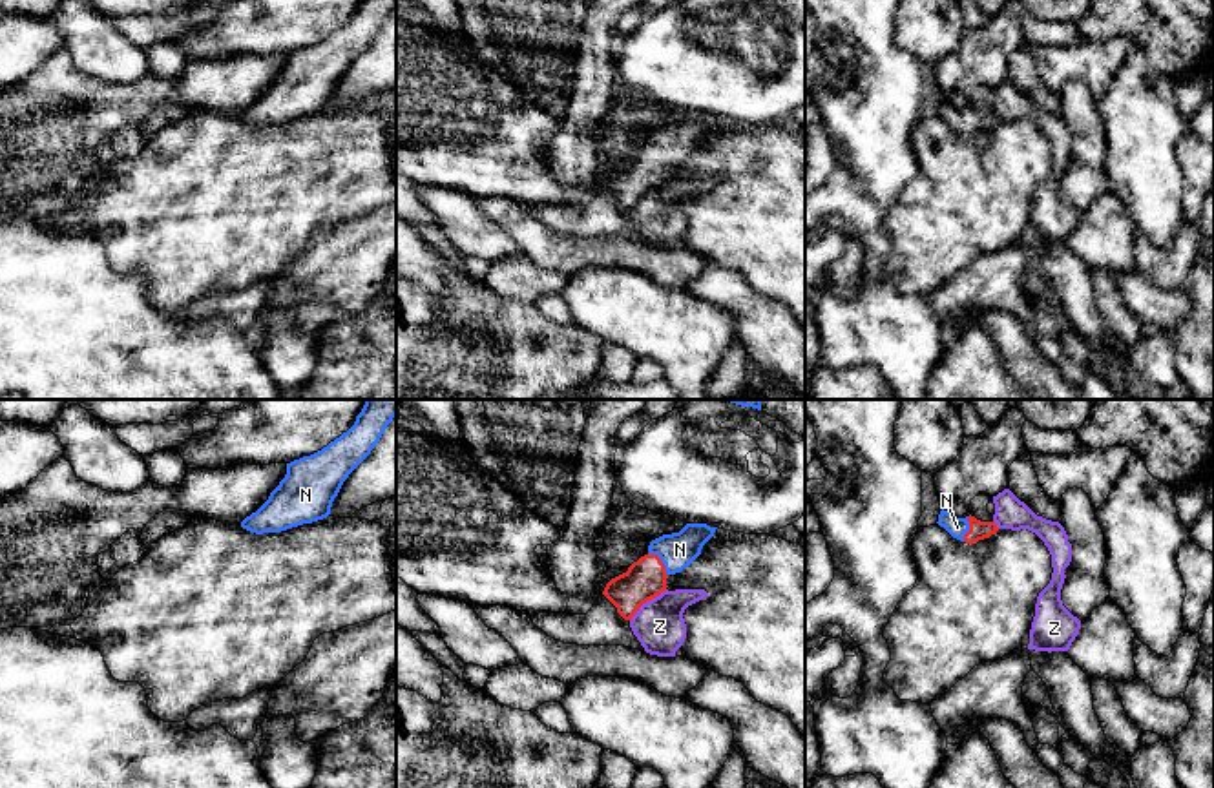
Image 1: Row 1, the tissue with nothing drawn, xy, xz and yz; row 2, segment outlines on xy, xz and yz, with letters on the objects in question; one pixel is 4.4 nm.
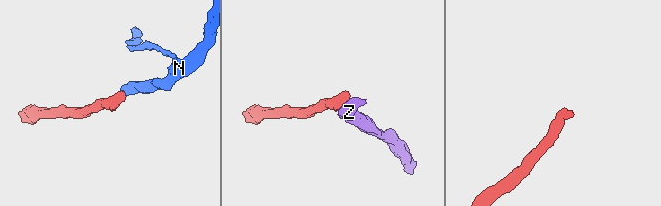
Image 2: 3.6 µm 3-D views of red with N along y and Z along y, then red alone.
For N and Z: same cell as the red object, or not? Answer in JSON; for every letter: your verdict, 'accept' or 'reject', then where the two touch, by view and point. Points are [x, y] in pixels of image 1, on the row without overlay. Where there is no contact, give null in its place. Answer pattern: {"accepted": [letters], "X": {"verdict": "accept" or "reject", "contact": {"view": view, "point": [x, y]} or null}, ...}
{"accepted": ["N"], "N": {"verdict": "accept", "contact": {"view": "xz", "point": [661, 154]}}, "Z": {"verdict": "reject", "contact": {"view": "xz", "point": [647, 192]}}}

